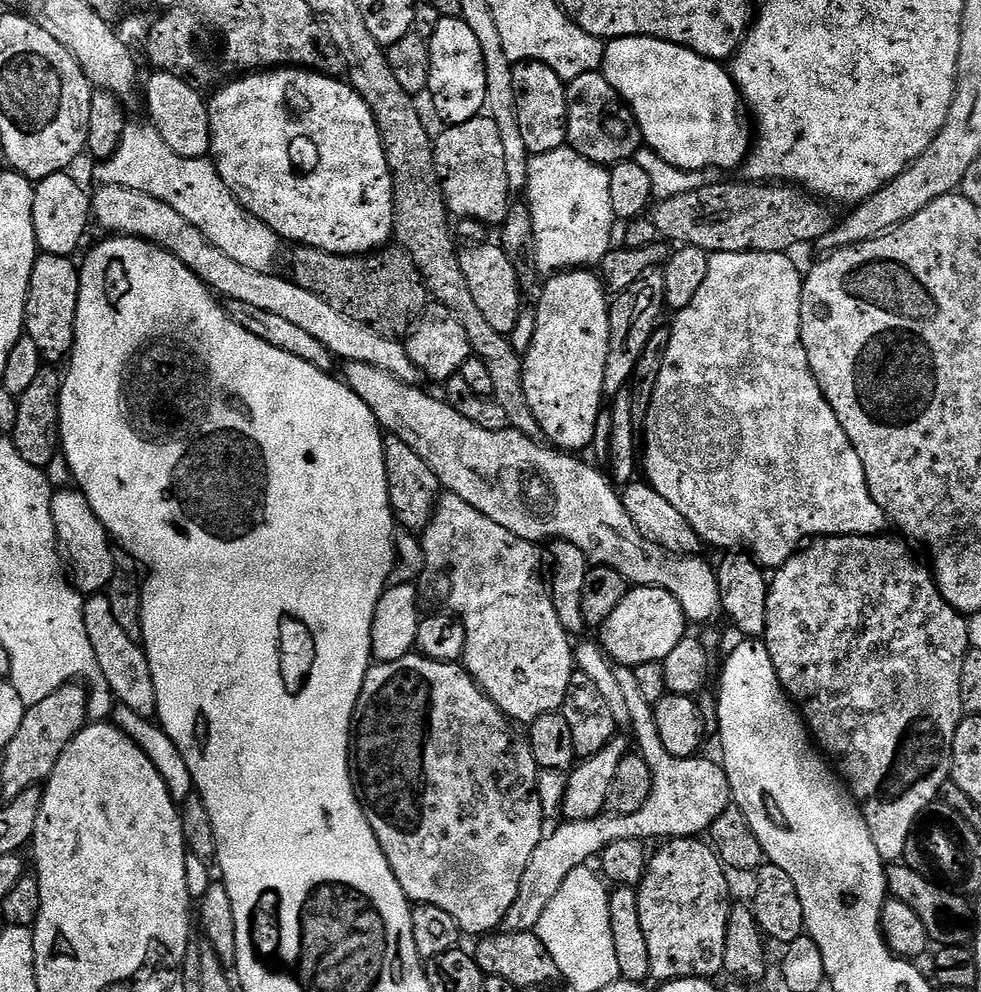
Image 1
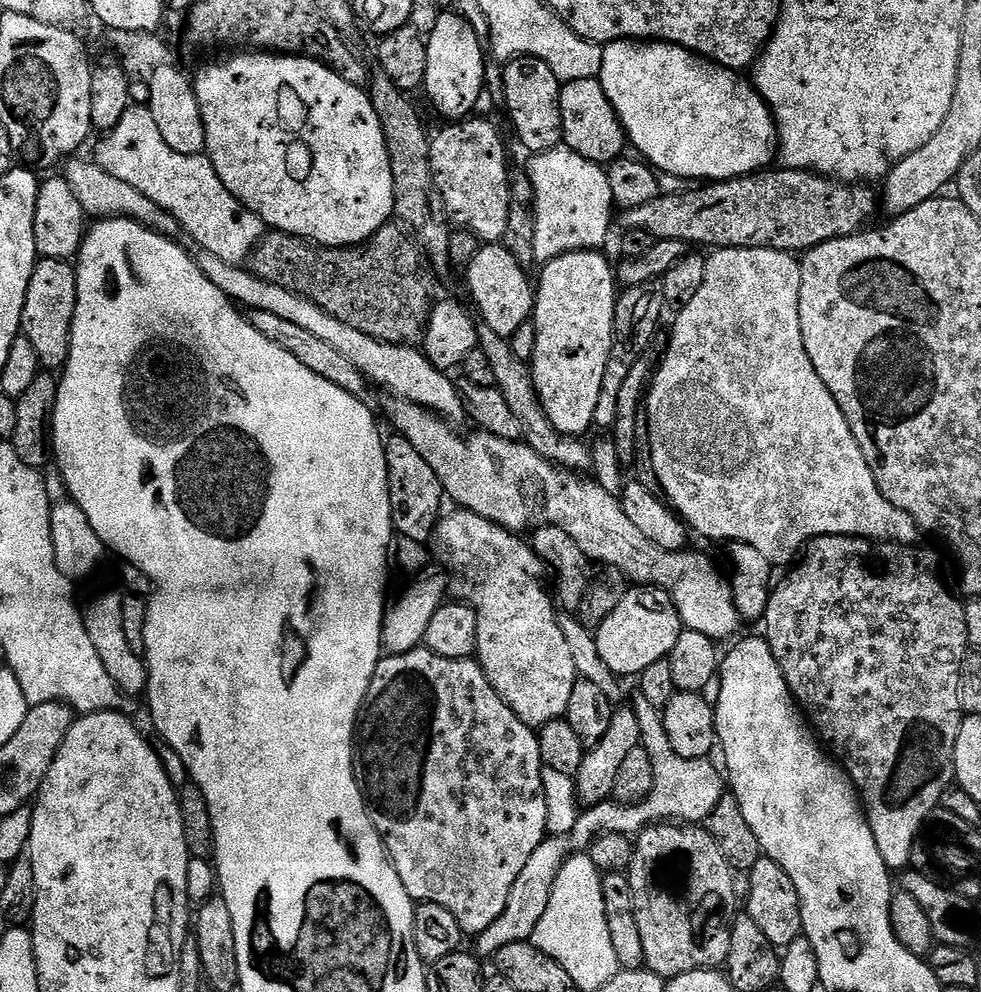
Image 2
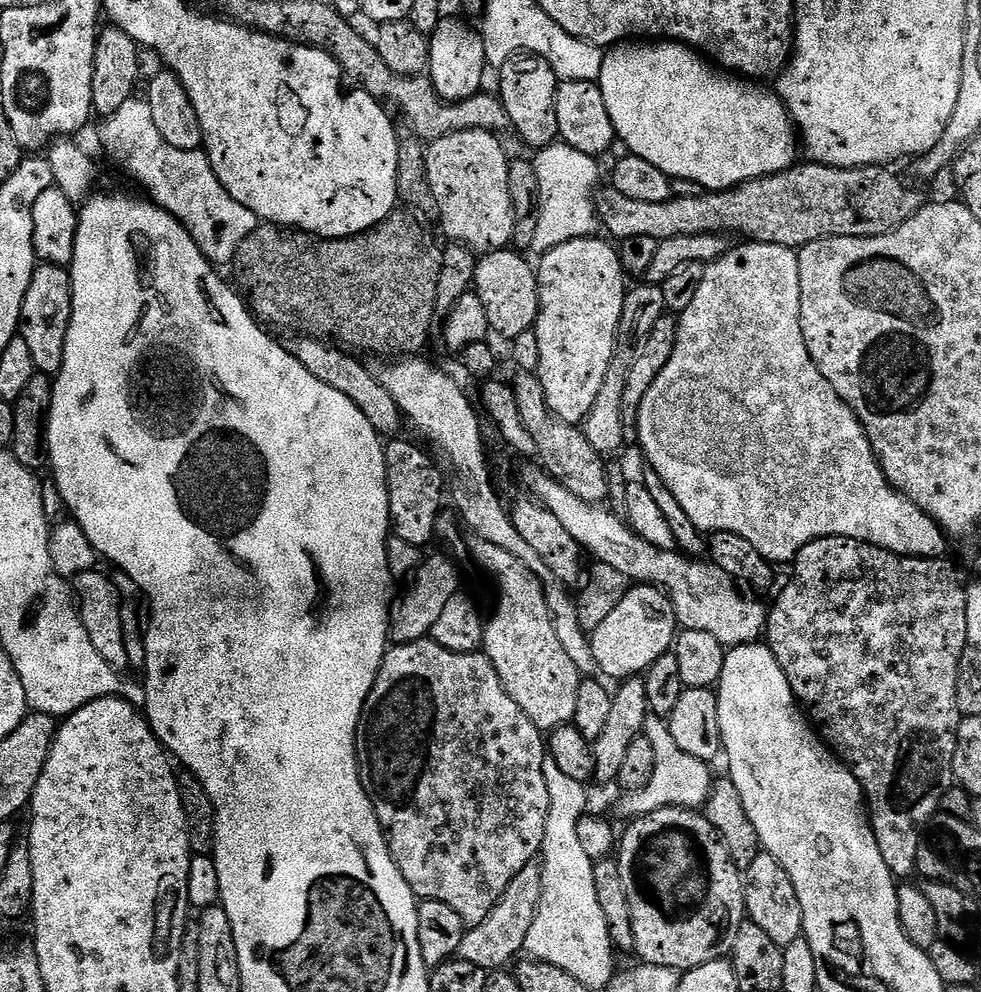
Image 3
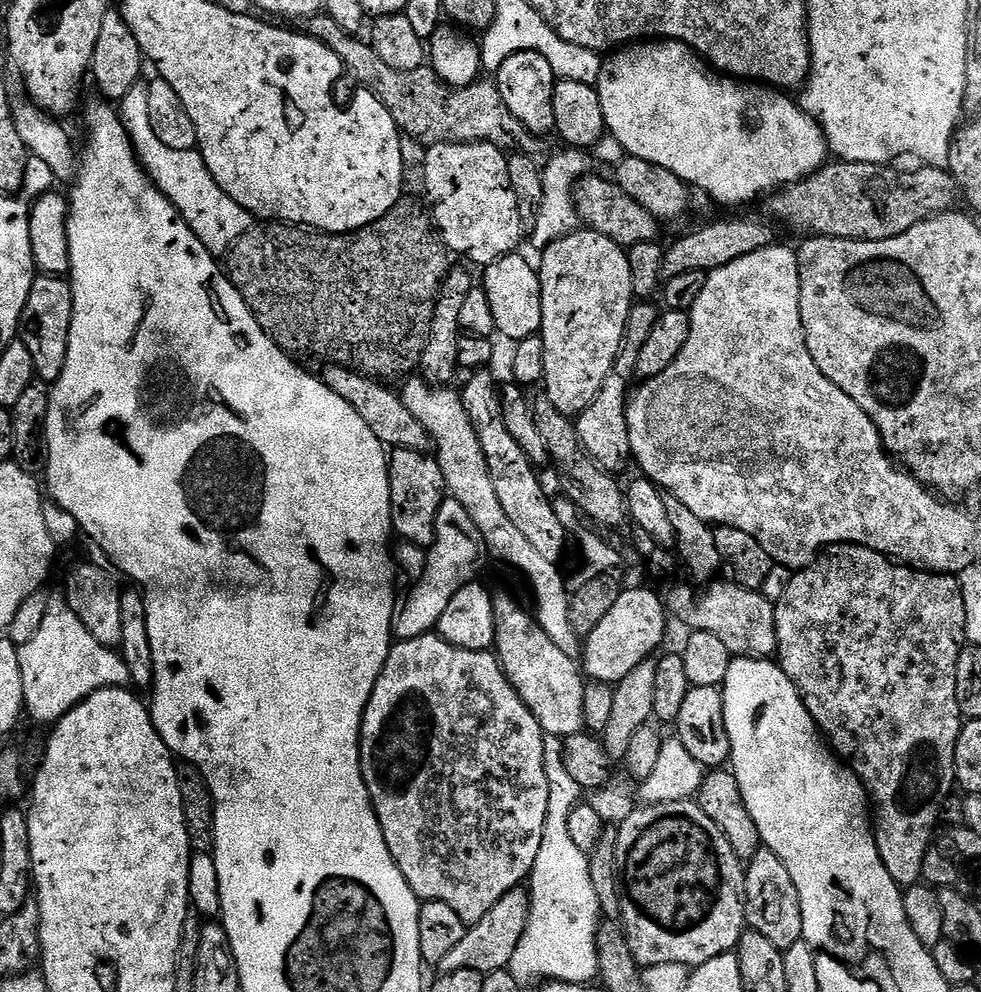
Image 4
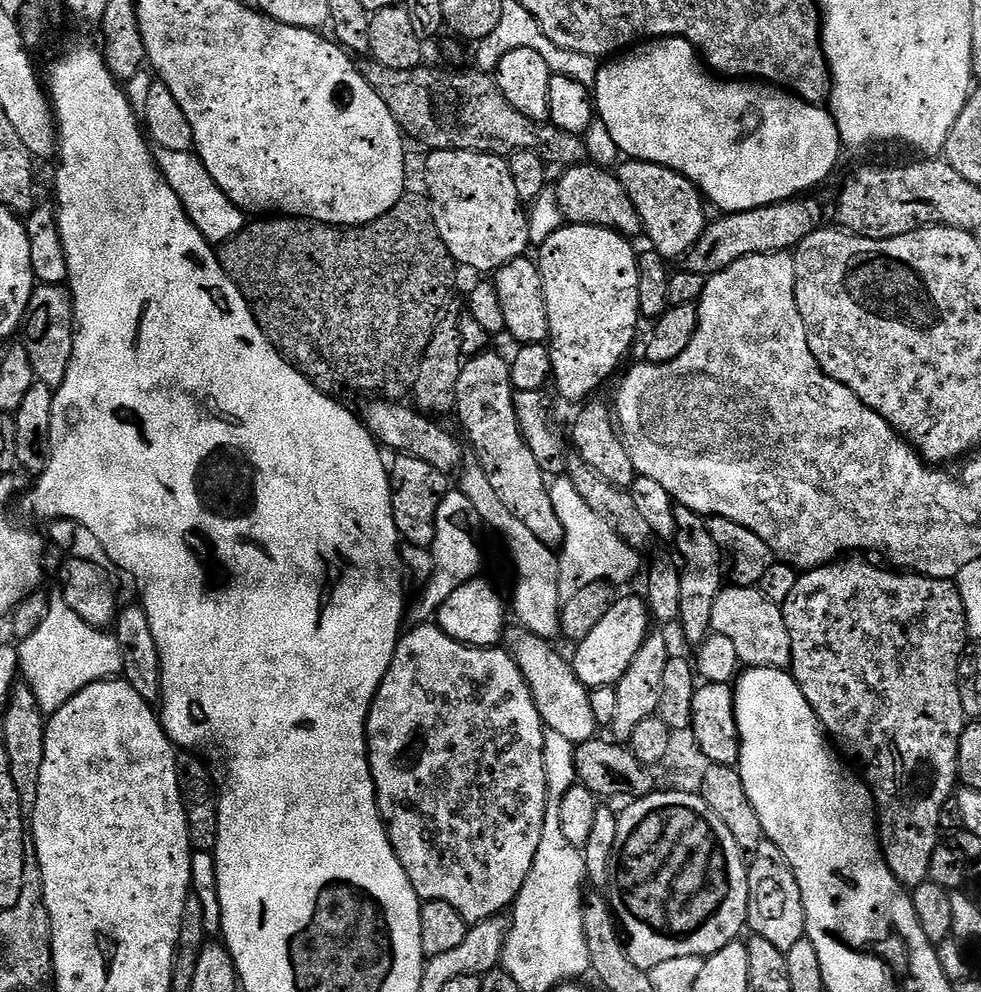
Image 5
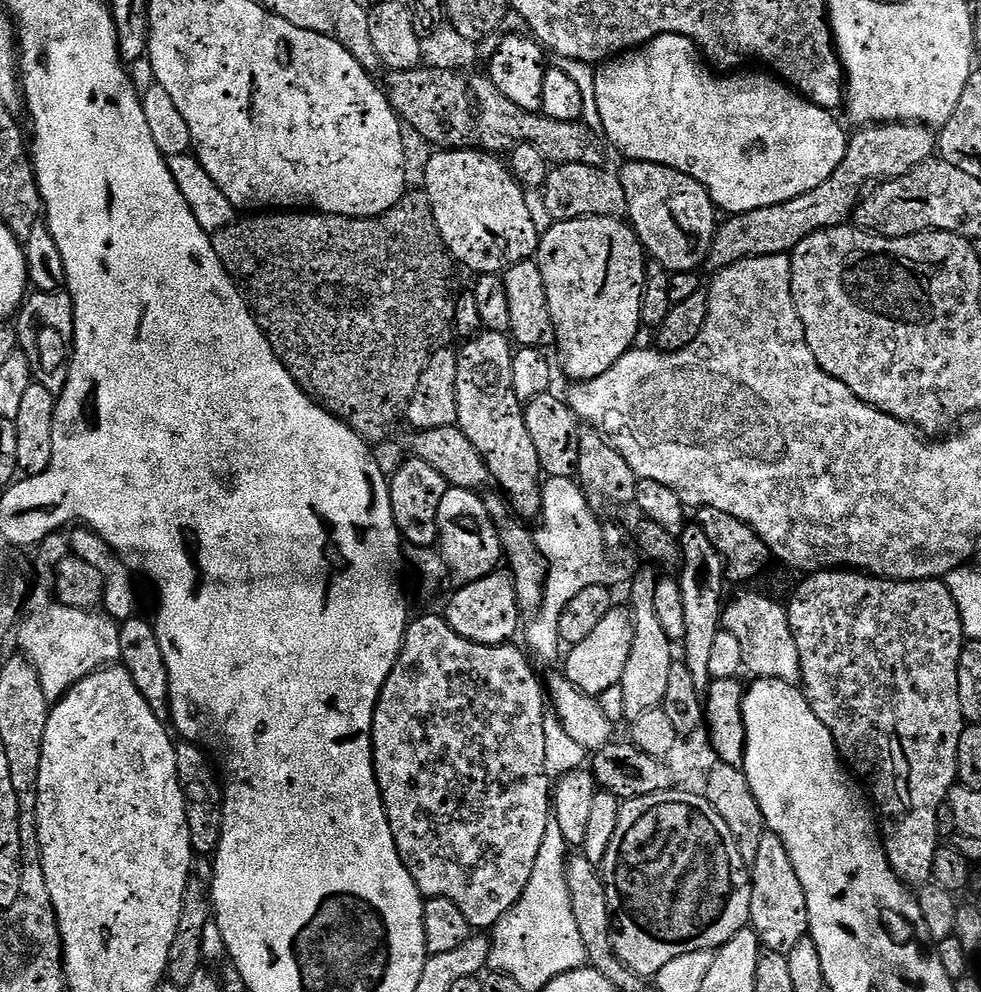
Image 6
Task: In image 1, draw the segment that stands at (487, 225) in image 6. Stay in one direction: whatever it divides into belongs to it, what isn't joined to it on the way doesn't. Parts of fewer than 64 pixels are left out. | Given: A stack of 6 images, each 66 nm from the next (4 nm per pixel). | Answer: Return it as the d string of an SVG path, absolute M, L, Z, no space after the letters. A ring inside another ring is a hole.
M481 114L461 125L445 127L443 131L434 140L434 162L436 177L440 179L440 189L449 213L456 218L474 218L489 226L500 226L507 218L510 193L506 178L506 154L502 150L502 134L498 134L498 126L491 116Z

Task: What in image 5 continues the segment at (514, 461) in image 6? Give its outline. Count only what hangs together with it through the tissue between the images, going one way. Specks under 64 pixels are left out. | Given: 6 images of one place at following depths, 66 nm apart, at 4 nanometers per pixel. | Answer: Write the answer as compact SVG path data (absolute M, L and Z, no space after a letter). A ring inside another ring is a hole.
M495 350L469 356L465 359L464 369L458 374L454 416L460 419L476 451L475 459L480 469L490 478L490 486L494 486L506 510L510 510L510 514L514 514L514 518L518 518L518 522L522 522L534 538L538 538L538 542L556 546L563 538L562 526L550 502L549 481L518 426L518 414L514 414L515 397L512 366L505 357L503 360Z

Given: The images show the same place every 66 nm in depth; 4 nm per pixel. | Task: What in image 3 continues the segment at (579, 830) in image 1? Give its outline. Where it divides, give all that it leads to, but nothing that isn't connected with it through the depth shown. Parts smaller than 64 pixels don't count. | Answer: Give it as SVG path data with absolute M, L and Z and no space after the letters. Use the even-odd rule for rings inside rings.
M649 714L642 734L648 739L650 746L654 746L654 774L650 774L650 782L646 782L644 788L621 795L620 805L616 808L617 814L625 816L625 821L631 822L637 816L645 816L663 808L703 809L714 783L714 775L708 769L711 767L705 761L690 758L690 754L678 750L678 742L674 742L674 734L670 734L667 719L663 716ZM533 862L516 875L510 886L506 886L506 894L498 898L494 910L490 910L490 914L486 914L482 922L471 925L465 931L458 953L459 959L487 972L503 969L508 963L511 965L524 952L526 934L530 934L530 926L534 926L534 914L538 914L538 902L541 898L540 864Z

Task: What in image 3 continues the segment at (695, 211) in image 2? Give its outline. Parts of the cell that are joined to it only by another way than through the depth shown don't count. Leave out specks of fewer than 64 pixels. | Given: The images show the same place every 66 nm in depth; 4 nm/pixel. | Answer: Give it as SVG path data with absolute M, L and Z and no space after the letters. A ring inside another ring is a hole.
M797 162L778 174L763 176L758 180L739 184L736 188L727 188L725 192L705 191L703 194L696 194L700 196L676 194L666 202L638 202L638 198L626 198L626 194L618 194L616 188L604 187L594 197L596 219L599 227L603 231L605 228L609 232L607 235L616 242L639 237L662 241L678 238L678 234L727 234L732 238L744 236L740 238L754 244L777 244L799 250L822 238L881 236L892 232L926 203L926 197L918 189L907 188L887 167L831 168L815 162Z

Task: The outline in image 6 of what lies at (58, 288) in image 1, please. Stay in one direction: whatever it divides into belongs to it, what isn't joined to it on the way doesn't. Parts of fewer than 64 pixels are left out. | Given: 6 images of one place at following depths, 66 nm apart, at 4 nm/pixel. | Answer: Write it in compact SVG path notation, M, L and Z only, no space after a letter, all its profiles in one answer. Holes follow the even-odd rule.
M33 291L25 299L14 324L19 351L26 354L30 362L35 383L46 386L53 394L59 394L66 381L76 342L76 308L67 291Z

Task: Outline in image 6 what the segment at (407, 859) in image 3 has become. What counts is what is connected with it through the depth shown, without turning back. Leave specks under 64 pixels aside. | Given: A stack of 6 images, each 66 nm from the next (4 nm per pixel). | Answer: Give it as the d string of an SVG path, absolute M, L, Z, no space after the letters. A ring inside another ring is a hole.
M443 615L420 616L417 620L415 617L408 625L408 633L404 635L402 650L396 654L394 670L390 670L382 686L372 723L372 758L376 765L376 781L384 799L384 808L392 822L392 837L396 840L396 850L400 853L406 870L411 874L412 881L428 898L439 897L440 888L462 887L464 870L467 870L467 876L474 878L479 888L474 892L475 898L462 900L459 905L462 914L466 914L466 922L473 930L491 929L520 901L520 896L532 877L542 838L546 836L546 826L554 812L553 789L550 787L550 777L546 770L546 688L542 680L536 677L531 662L518 649L512 647L511 643L470 642L455 632Z

